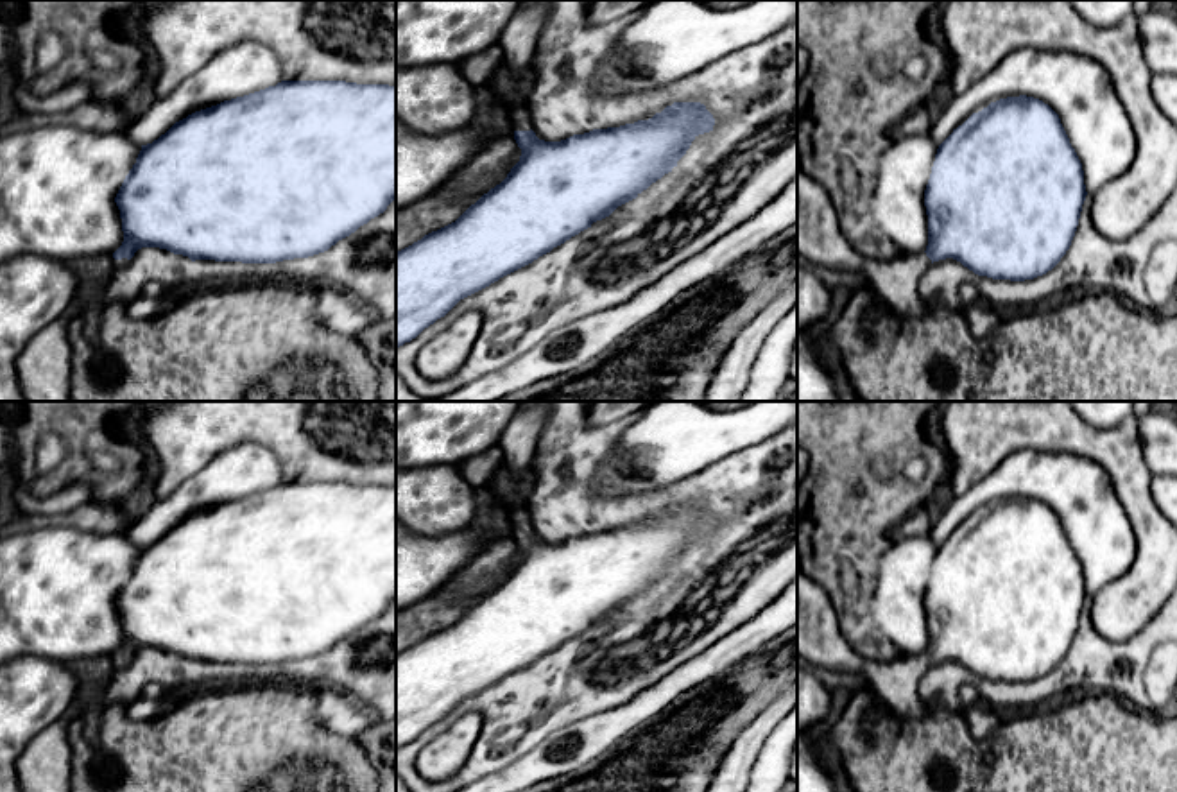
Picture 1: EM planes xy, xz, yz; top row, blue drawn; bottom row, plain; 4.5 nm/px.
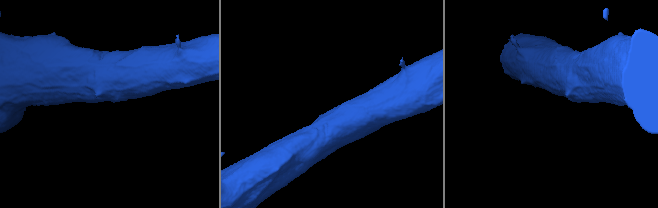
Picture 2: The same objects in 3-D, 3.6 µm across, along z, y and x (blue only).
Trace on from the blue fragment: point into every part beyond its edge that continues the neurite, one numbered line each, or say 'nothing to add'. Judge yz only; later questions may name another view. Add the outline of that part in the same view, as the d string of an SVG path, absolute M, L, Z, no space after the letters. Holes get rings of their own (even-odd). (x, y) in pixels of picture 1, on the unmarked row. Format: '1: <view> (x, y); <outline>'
1: yz (821, 644); M797 572L797 656L812 667L860 676L899 715L928 711L919 695L921 677L932 667L926 654L898 654L890 661L860 656L842 634L829 595L803 572Z

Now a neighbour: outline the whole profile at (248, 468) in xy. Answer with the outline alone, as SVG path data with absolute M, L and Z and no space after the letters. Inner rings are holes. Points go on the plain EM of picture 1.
M240 443L215 455L174 493L136 516L124 536L152 545L188 516L285 482L278 455L260 443Z

